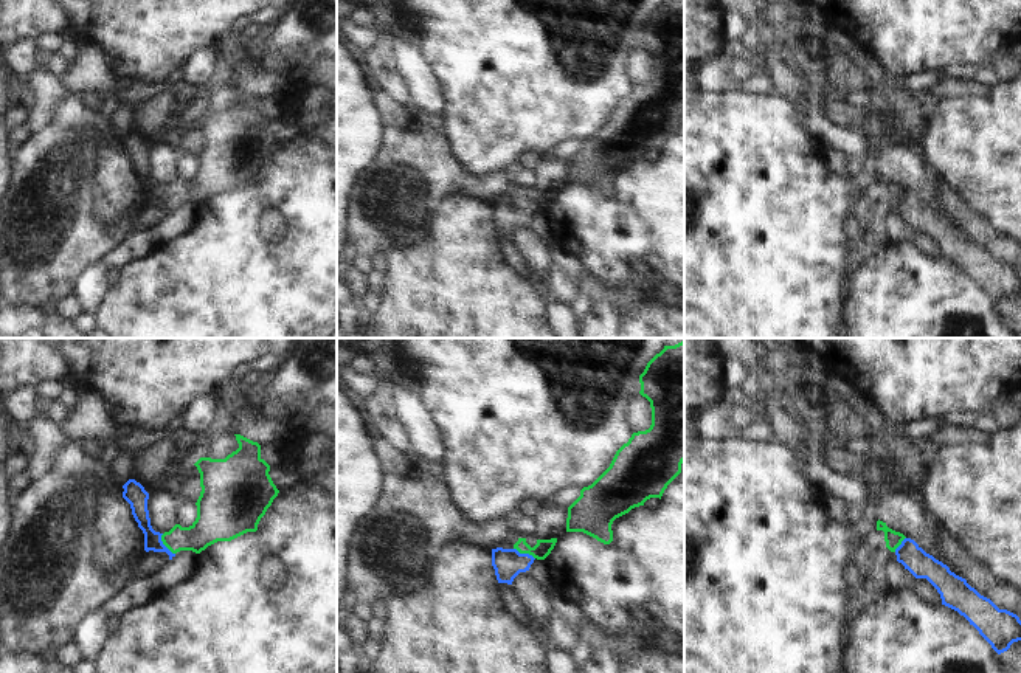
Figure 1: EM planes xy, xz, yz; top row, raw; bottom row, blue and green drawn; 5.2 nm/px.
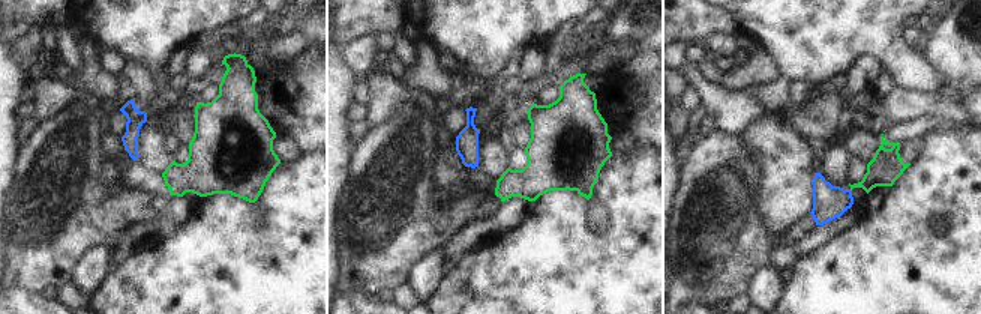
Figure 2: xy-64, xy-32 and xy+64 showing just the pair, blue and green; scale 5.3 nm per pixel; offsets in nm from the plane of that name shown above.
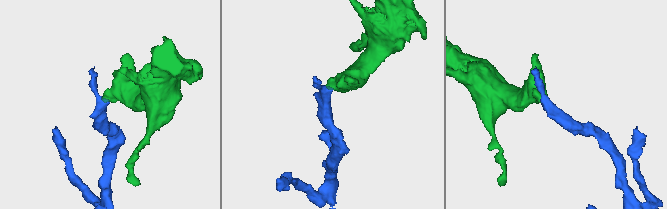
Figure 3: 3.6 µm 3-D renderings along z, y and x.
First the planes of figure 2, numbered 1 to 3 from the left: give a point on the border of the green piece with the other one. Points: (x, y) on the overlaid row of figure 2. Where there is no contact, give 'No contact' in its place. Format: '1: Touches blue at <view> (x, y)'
1: No contact
2: No contact
3: No contact.

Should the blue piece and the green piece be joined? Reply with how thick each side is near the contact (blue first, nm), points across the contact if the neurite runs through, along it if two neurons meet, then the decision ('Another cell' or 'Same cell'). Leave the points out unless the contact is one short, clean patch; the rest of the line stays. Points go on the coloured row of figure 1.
Thickness 100 nm (blue) against 160 nm. Path across: xy (152, 540), (163, 545), (196, 538), (208, 528). Same cell.

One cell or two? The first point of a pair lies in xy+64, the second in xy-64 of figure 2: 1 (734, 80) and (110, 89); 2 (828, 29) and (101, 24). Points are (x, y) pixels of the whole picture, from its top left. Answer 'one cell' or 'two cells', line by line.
1: one cell
2: one cell

